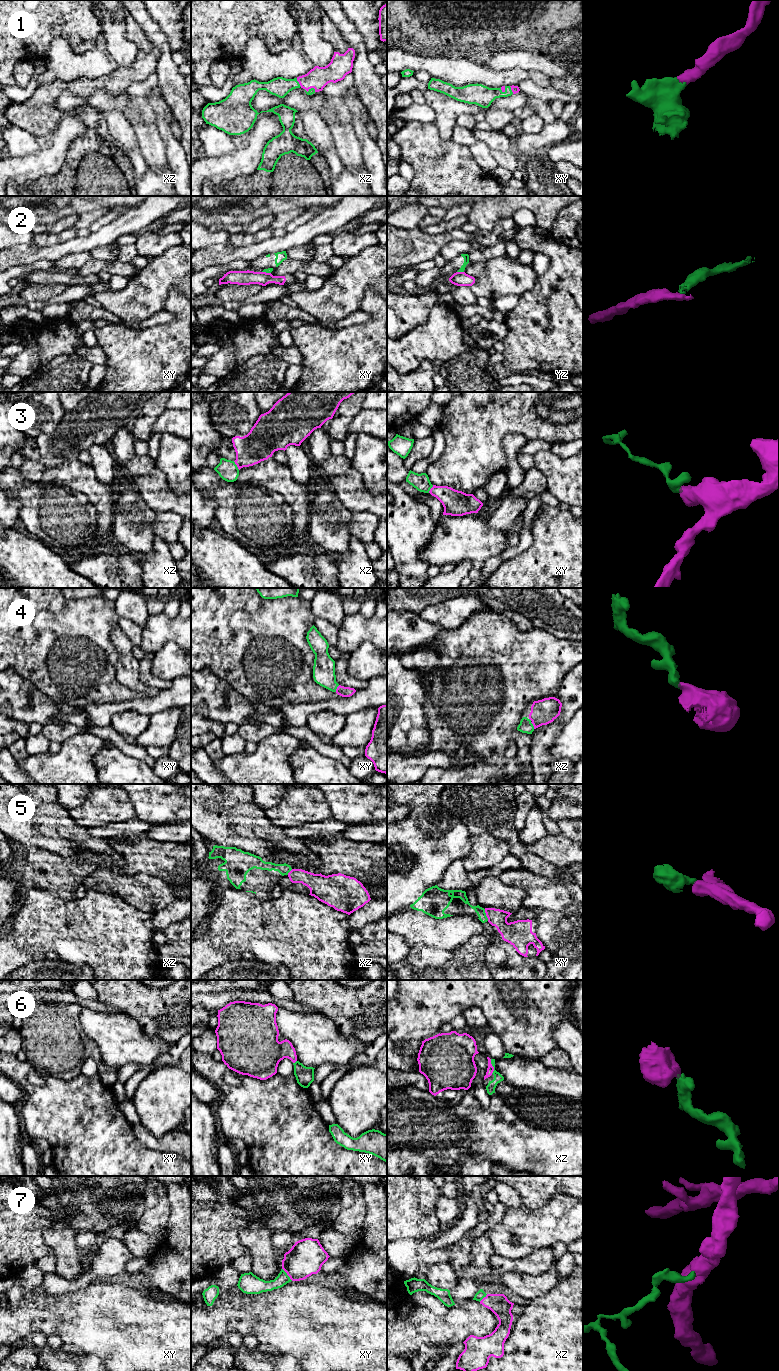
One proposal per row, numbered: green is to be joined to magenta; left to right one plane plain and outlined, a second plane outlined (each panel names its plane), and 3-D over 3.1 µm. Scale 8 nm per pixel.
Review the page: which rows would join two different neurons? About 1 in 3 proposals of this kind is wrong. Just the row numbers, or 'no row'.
2, 5

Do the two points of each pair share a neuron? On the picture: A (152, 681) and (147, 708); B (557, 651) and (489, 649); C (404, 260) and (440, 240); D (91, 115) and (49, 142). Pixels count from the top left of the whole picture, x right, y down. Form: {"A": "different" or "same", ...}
{"A": "different", "B": "same", "C": "same", "D": "different"}

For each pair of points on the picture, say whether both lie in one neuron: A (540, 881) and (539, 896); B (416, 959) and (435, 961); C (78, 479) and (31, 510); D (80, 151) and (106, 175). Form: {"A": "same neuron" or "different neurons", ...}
{"A": "different neurons", "B": "same neuron", "C": "different neurons", "D": "same neuron"}

